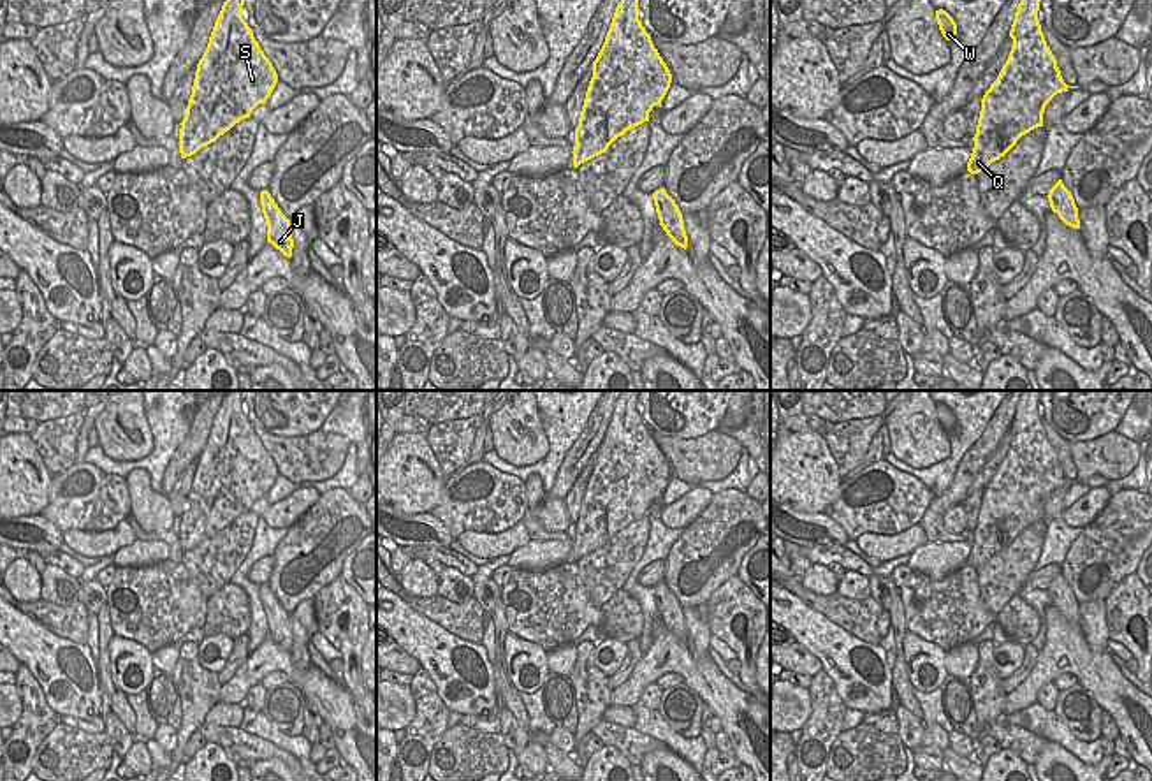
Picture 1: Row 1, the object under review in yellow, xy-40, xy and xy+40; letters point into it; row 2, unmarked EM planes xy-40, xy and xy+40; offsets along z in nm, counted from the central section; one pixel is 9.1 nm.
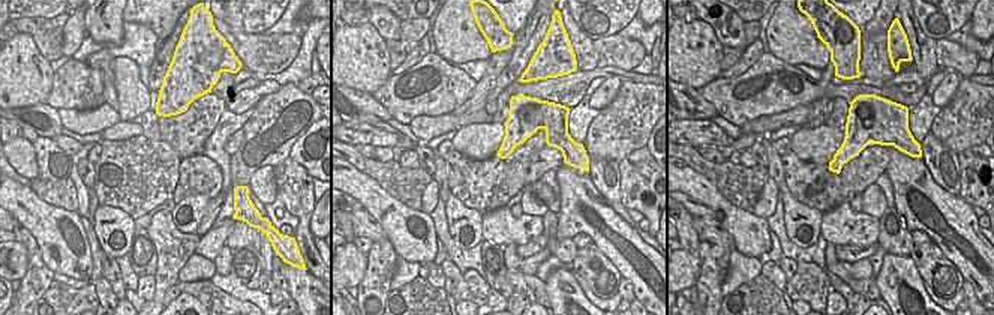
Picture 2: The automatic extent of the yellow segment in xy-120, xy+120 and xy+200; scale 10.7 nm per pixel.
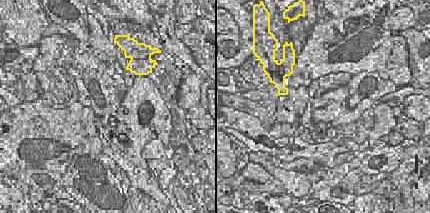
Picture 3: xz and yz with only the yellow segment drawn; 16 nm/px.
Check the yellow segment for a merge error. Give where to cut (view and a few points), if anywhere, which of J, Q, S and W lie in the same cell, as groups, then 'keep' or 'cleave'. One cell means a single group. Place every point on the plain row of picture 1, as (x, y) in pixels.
cut xy+40 (1036, 519), (1005, 514), (987, 532); groups J W / Q S; cleave

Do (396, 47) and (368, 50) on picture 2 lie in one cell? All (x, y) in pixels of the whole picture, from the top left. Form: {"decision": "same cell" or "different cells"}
{"decision": "different cells"}

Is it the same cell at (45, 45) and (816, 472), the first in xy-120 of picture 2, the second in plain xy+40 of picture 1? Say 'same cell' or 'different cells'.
different cells

